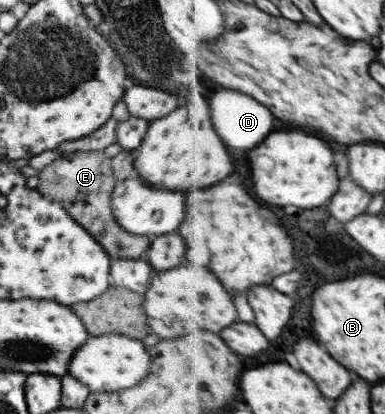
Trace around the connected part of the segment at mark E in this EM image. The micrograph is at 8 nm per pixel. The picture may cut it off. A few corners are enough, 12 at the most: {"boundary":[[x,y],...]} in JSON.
{"boundary":[[103,150],[67,152],[36,190],[107,250],[140,259],[151,238],[113,219]]}

